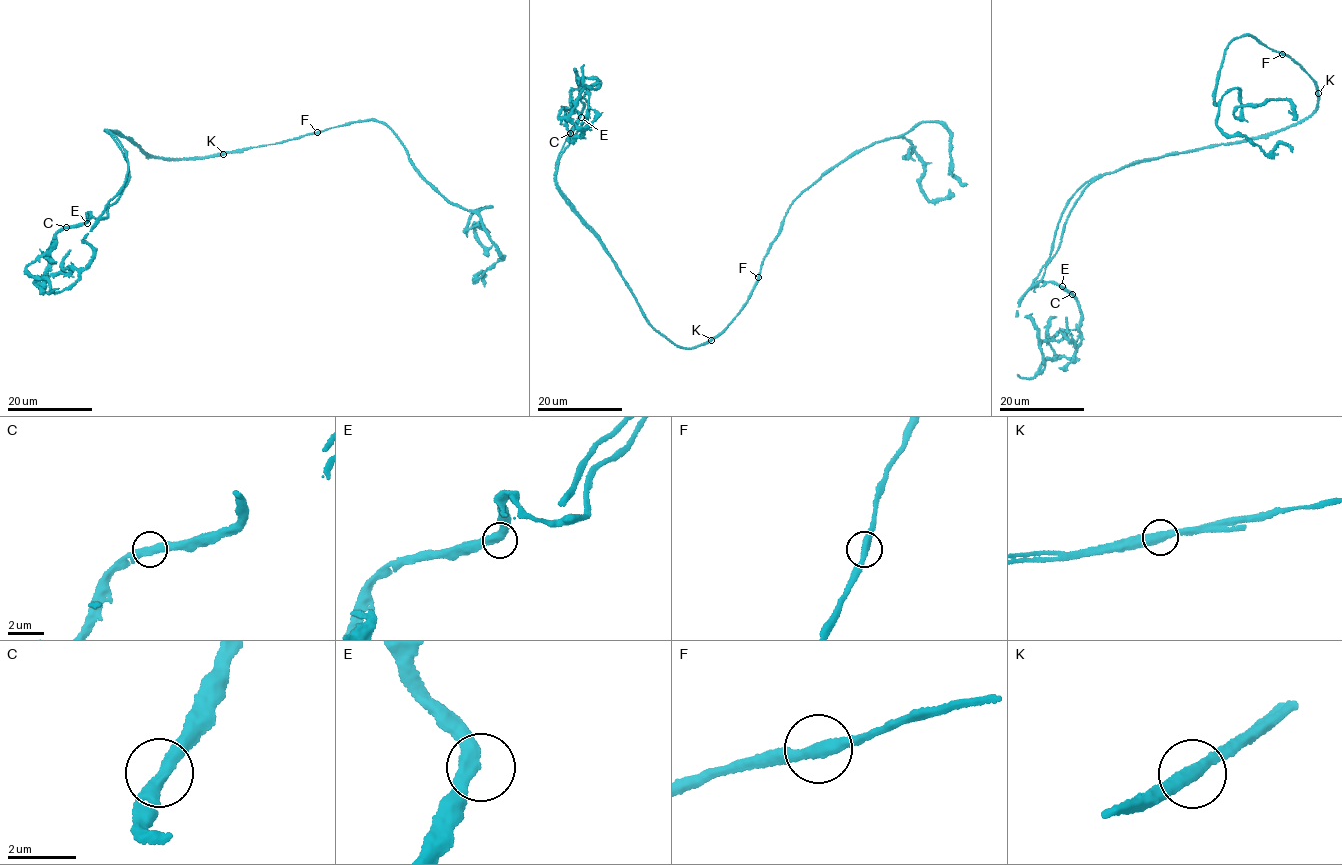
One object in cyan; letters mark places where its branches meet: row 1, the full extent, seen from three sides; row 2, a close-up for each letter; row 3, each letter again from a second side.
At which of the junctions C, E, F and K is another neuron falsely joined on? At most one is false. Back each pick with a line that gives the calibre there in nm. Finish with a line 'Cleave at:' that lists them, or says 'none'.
K: 360 nm
Cleave at: K

